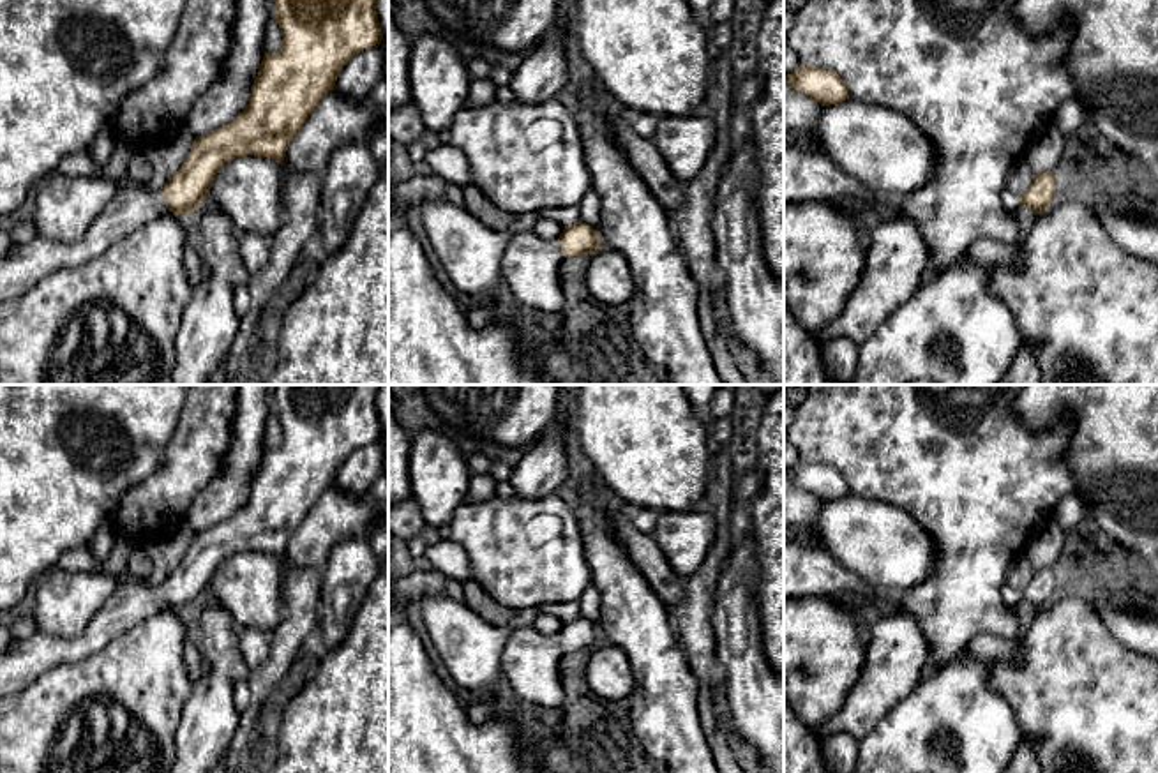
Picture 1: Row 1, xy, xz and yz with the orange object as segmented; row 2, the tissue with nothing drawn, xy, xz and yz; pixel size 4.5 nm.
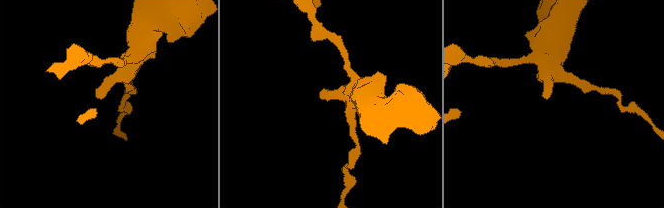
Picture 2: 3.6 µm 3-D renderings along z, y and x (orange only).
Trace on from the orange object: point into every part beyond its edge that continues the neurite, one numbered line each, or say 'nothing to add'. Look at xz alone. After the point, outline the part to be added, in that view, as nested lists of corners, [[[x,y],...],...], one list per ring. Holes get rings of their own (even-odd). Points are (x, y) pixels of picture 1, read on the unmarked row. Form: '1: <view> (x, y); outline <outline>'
1: xz (530, 660); outline [[[533,625],[514,628],[500,653],[510,694],[528,704],[563,709],[563,657],[558,635],[545,635]]]

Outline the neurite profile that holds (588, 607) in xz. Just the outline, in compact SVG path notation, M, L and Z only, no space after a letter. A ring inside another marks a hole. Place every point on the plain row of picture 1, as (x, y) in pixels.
M590 584L581 595L579 605L575 607L579 614L590 619L595 627L598 627L600 619L600 591L597 586Z

